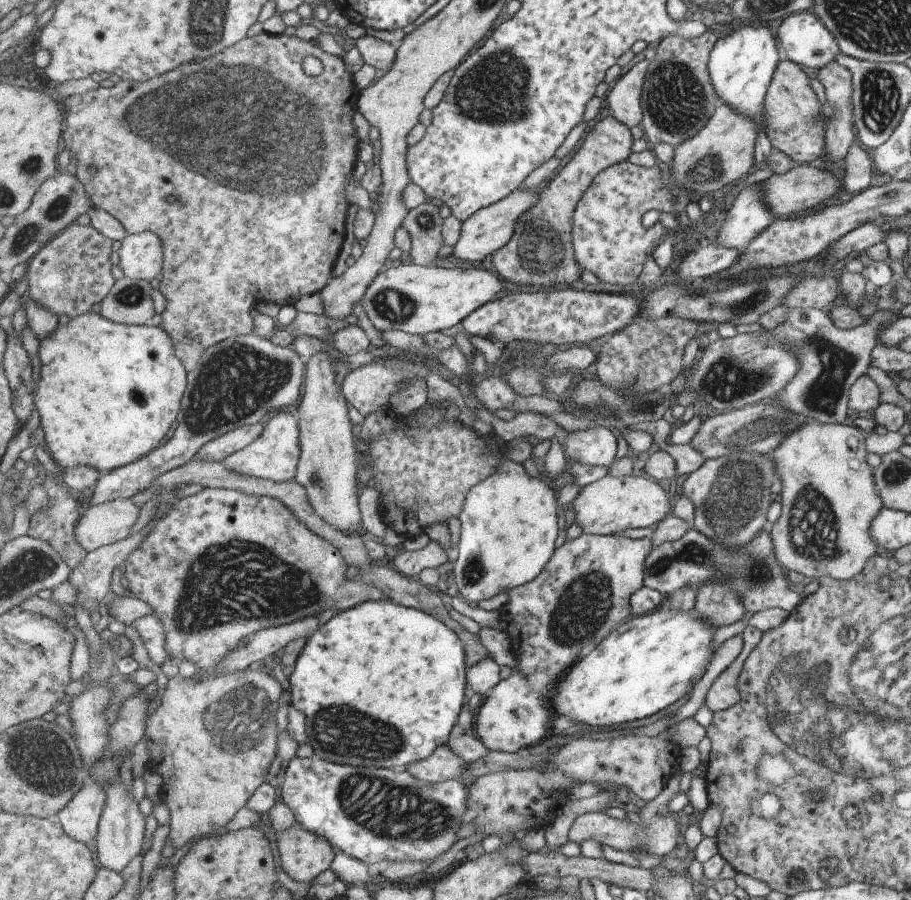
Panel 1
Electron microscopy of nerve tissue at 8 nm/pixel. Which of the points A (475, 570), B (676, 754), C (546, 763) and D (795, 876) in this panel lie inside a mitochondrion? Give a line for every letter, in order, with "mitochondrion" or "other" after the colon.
A: mitochondrion
B: other
C: other
D: other

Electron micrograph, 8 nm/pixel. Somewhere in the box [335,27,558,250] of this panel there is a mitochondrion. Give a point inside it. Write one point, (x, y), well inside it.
(492, 91)

